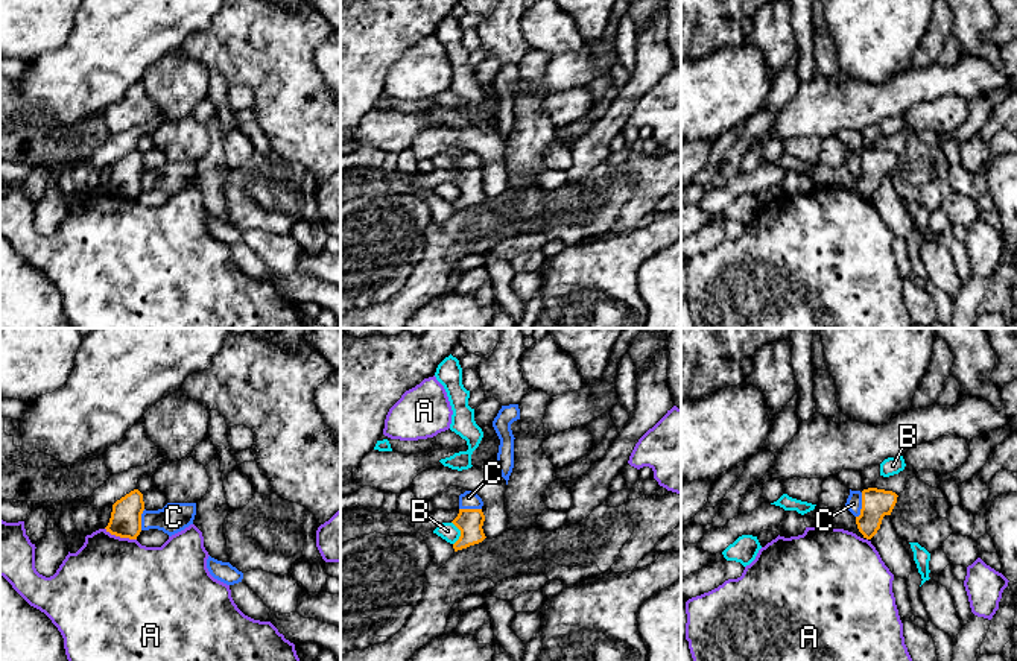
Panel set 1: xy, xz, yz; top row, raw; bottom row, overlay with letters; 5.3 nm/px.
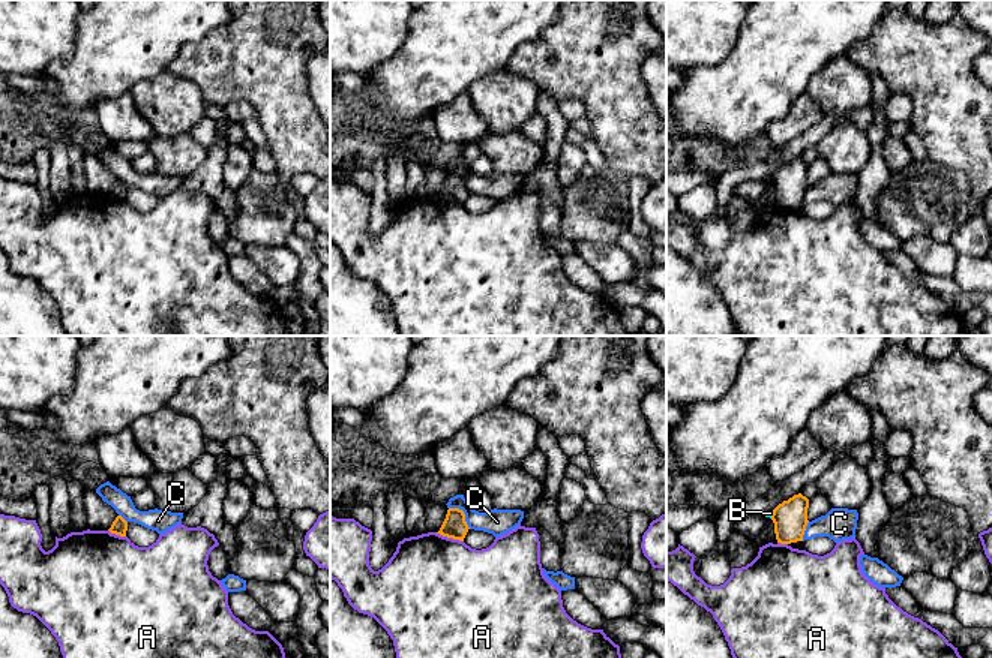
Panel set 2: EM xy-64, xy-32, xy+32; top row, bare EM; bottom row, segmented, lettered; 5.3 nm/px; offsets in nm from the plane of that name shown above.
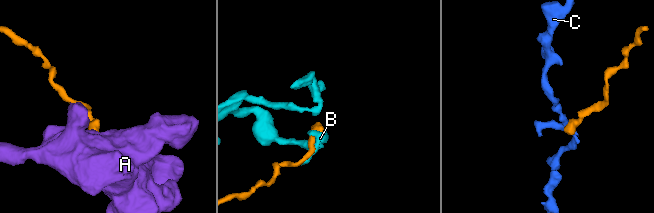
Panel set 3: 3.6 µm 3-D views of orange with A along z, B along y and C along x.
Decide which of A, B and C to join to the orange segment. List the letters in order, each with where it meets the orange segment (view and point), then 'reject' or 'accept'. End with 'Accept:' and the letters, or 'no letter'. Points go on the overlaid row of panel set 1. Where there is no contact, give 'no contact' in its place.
A: contact xy (120, 537); reject
B: contact xz (461, 534); reject
C: contact yz (862, 505); reject
Accept: no letter

